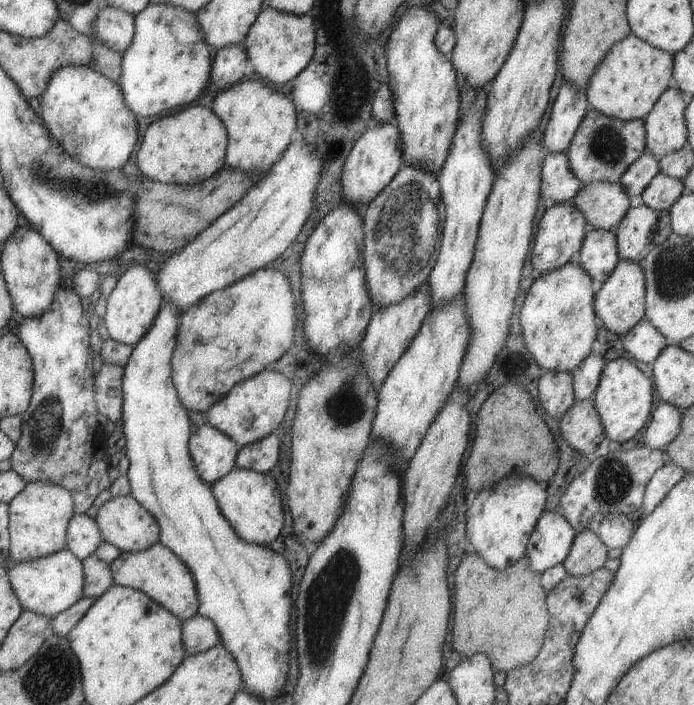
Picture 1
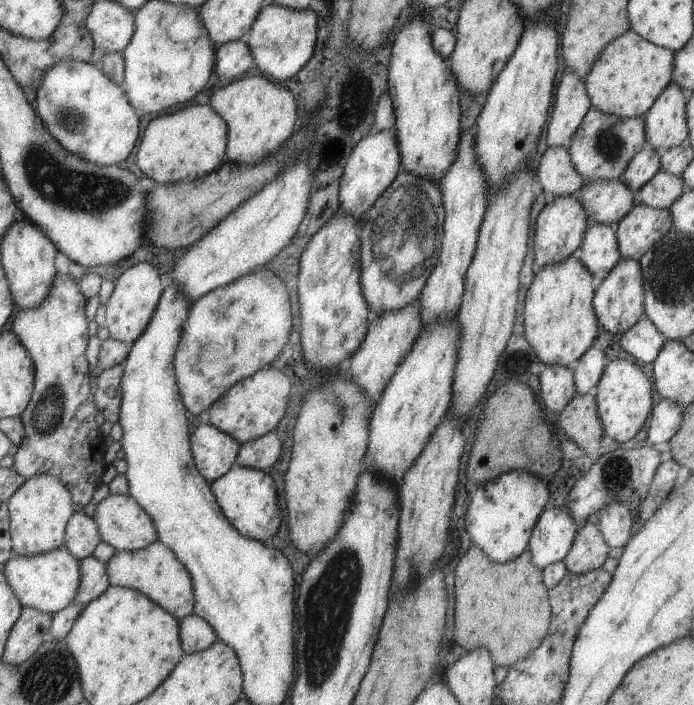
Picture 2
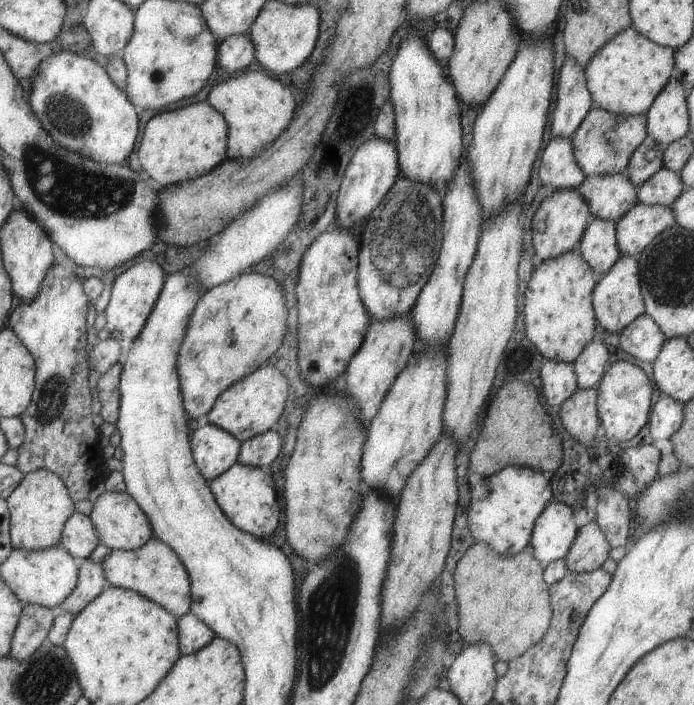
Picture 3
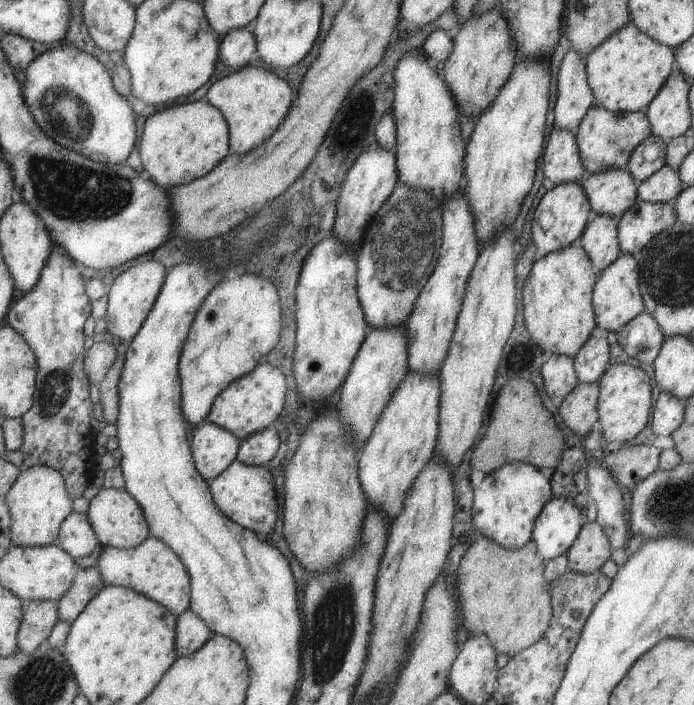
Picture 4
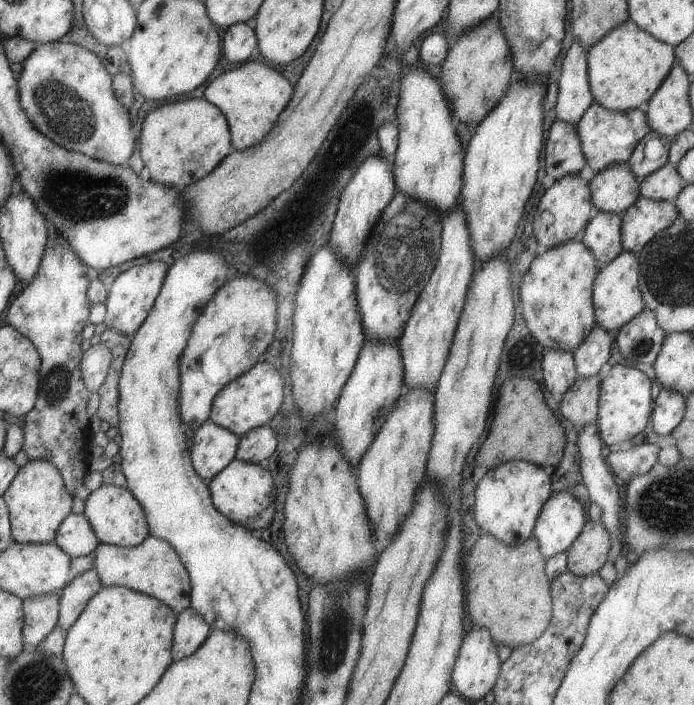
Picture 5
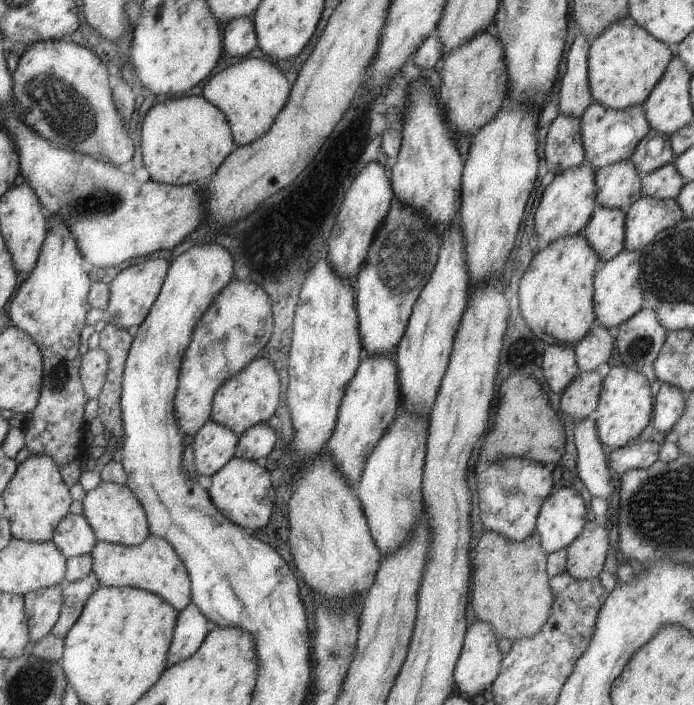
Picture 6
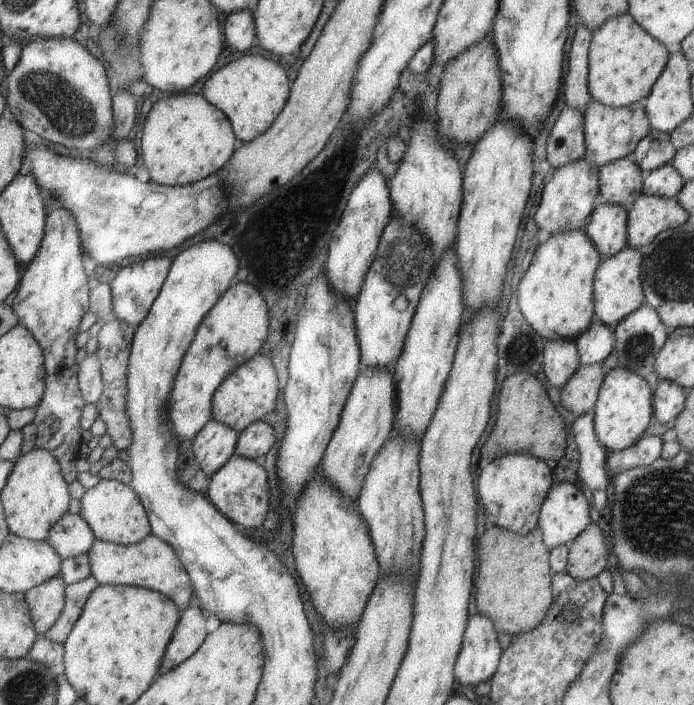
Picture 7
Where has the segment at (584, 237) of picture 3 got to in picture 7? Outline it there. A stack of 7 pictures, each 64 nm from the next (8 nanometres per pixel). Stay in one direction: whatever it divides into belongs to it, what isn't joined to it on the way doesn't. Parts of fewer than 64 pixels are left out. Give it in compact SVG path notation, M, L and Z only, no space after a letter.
M599 200L590 215L590 222L584 228L585 234L601 258L613 256L626 245L627 211L621 205Z

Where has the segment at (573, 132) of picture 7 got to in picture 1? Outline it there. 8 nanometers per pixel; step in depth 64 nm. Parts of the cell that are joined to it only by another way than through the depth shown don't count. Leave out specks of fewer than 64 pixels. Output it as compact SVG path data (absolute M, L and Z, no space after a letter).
M564 152L547 153L540 168L540 196L555 203L571 203L582 182L570 169Z

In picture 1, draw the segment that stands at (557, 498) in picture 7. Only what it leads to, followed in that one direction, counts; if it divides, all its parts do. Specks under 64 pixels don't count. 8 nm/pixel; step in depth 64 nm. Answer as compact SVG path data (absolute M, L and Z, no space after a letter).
M543 511L530 532L526 554L531 570L542 573L562 563L576 532L559 511Z

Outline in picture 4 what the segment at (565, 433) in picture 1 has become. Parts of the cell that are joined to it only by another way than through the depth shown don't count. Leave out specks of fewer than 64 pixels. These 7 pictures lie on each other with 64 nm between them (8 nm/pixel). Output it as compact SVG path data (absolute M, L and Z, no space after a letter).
M578 382L558 404L559 416L581 440L590 431L591 425L598 420L598 392L597 382Z

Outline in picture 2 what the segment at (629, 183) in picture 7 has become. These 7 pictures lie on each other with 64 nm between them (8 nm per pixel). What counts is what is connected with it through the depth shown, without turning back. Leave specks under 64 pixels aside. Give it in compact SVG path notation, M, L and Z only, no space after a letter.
M592 180L581 185L574 197L583 205L589 222L615 226L634 205L635 194L621 180Z

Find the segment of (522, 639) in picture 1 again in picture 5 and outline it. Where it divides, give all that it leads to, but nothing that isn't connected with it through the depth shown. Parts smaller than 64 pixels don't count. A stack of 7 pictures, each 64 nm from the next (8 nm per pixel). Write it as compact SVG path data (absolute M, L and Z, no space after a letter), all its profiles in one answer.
M480 533L464 559L464 602L470 620L485 626L497 645L509 648L535 640L547 628L552 613L549 580L544 571L546 560L533 536L521 544L507 546L494 536Z

